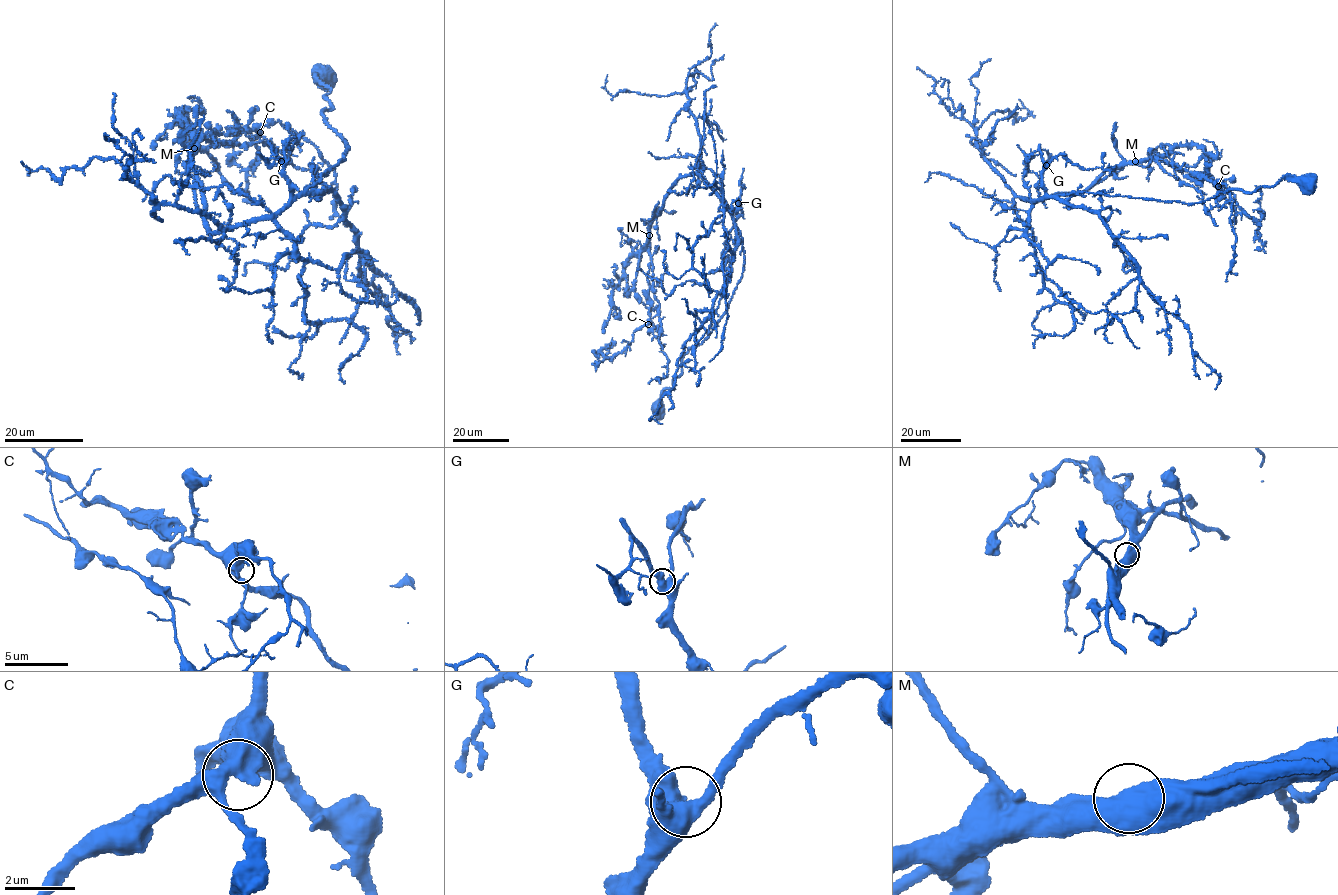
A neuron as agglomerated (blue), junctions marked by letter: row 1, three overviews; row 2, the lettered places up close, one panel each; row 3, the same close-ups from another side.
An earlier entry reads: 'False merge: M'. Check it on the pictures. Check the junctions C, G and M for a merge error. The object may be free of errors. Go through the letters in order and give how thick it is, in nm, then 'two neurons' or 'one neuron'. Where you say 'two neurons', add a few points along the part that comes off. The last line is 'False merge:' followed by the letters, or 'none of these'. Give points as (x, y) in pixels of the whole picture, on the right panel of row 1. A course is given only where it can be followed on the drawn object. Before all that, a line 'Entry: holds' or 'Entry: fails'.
Entry: holds
C: 650 nm thick; one neuron
G: 550 nm thick; one neuron
M: 600 nm thick; two neurons; foreign part runs (1135, 161), (1162, 159), (1181, 170), (1225, 184), (1233, 200), (1230, 221), (1236, 237), (1226, 282)
False merge: M

